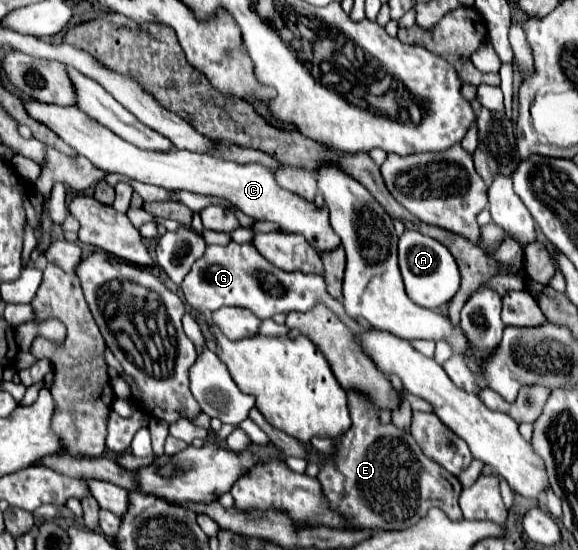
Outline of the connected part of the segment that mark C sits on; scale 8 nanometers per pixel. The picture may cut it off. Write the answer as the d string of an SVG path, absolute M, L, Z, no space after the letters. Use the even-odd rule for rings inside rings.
M24 100L24 104L32 118L54 130L66 144L70 144L80 156L86 156L100 170L116 172L130 180L156 184L168 190L188 190L204 196L224 198L254 220L270 220L278 224L282 232L302 234L316 252L332 252L340 246L340 238L334 234L328 222L328 208L316 206L314 202L308 202L296 194L288 194L288 190L280 190L274 174L260 164L238 166L236 162L224 162L208 154L192 154L186 150L172 150L172 154L140 150L116 136L112 130L100 126L96 120L88 118L78 106L64 108L34 100Z

